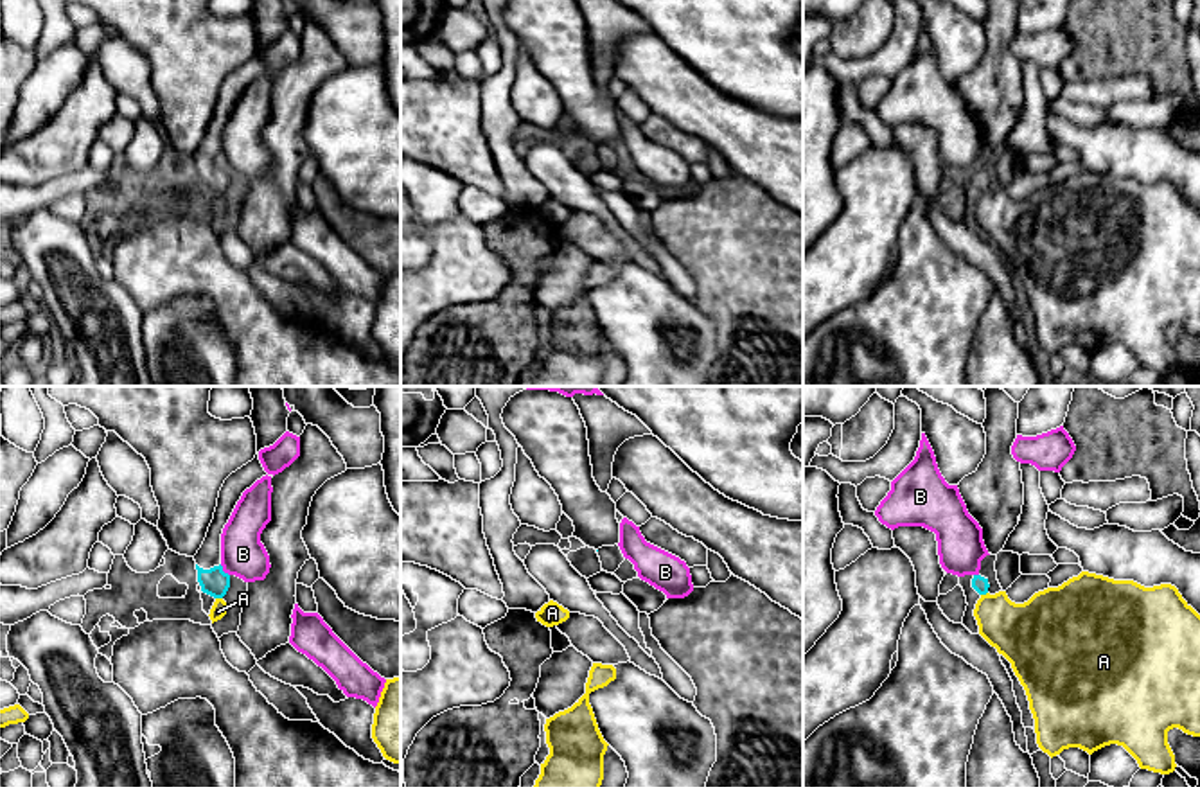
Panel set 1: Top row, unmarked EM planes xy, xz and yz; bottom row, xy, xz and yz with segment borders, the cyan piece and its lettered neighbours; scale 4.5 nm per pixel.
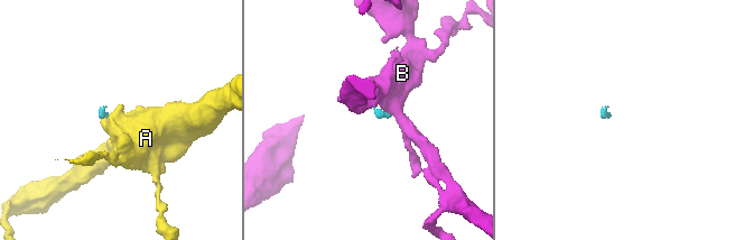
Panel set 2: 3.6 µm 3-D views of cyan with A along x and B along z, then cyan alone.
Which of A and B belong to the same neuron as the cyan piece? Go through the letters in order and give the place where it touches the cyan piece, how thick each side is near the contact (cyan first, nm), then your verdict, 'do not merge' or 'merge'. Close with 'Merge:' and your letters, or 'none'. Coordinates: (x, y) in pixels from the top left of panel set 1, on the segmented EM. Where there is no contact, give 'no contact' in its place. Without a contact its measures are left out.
A: meets cyan in xy at (220, 597); 120 nm thick on the cyan side, 70 nm on the other; do not merge
B: meets cyan in xy at (221, 570); 120 nm thick on the cyan side, 200 nm on the other; do not merge
Merge: none

